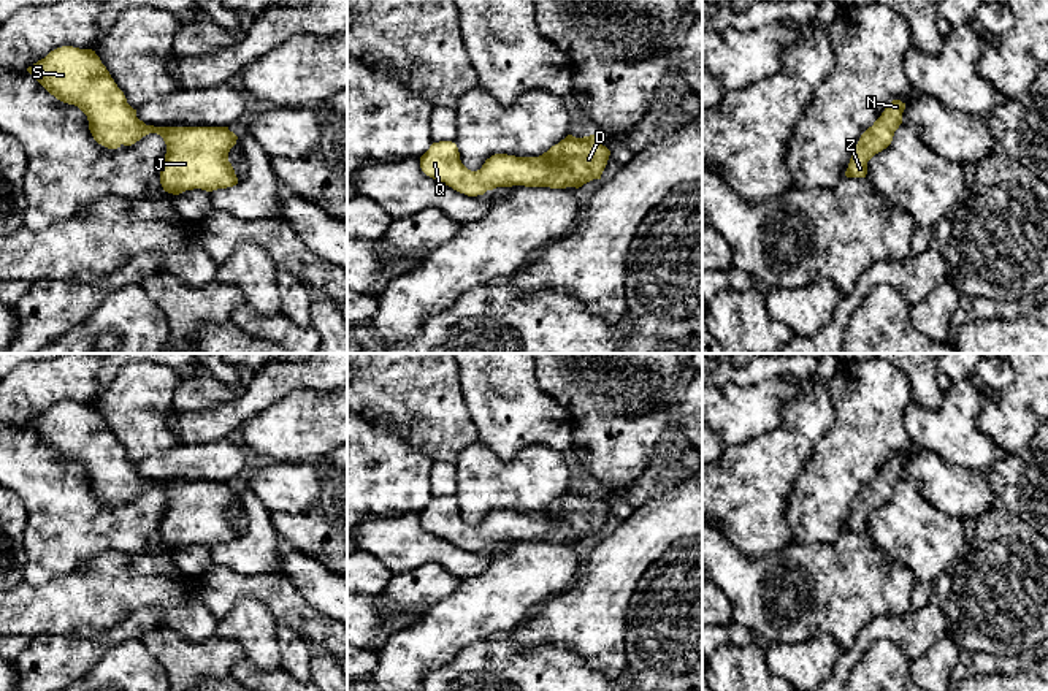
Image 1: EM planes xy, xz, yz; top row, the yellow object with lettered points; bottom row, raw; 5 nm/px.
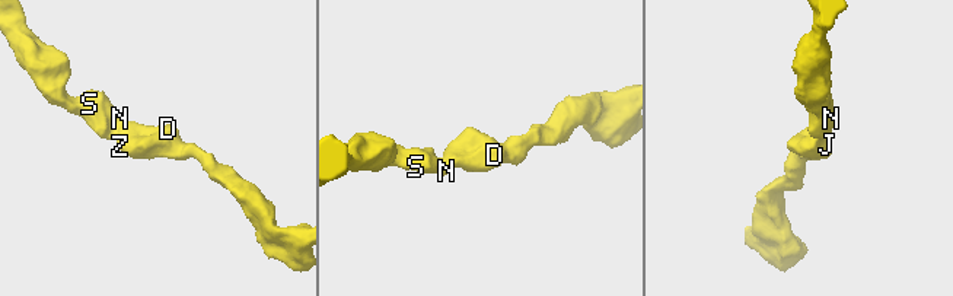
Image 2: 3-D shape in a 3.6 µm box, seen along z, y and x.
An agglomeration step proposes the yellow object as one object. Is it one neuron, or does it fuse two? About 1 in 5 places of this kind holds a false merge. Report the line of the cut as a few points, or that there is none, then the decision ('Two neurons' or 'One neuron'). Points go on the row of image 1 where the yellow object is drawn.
No split. One neuron

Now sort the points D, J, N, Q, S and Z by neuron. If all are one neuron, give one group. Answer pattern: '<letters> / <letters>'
D J N Q S Z

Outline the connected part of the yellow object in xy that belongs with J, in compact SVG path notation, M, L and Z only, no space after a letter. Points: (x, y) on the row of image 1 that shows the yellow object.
M62 46L27 71L57 100L78 106L87 116L94 139L108 149L132 146L149 133L160 135L166 144L160 168L165 192L212 192L238 184L228 162L238 136L228 127L146 125L95 51Z

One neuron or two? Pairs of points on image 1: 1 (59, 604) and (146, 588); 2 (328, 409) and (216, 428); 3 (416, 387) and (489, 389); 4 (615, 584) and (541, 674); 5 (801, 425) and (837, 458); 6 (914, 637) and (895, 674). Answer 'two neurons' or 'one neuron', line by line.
1: one neuron
2: two neurons
3: two neurons
4: two neurons
5: two neurons
6: two neurons

